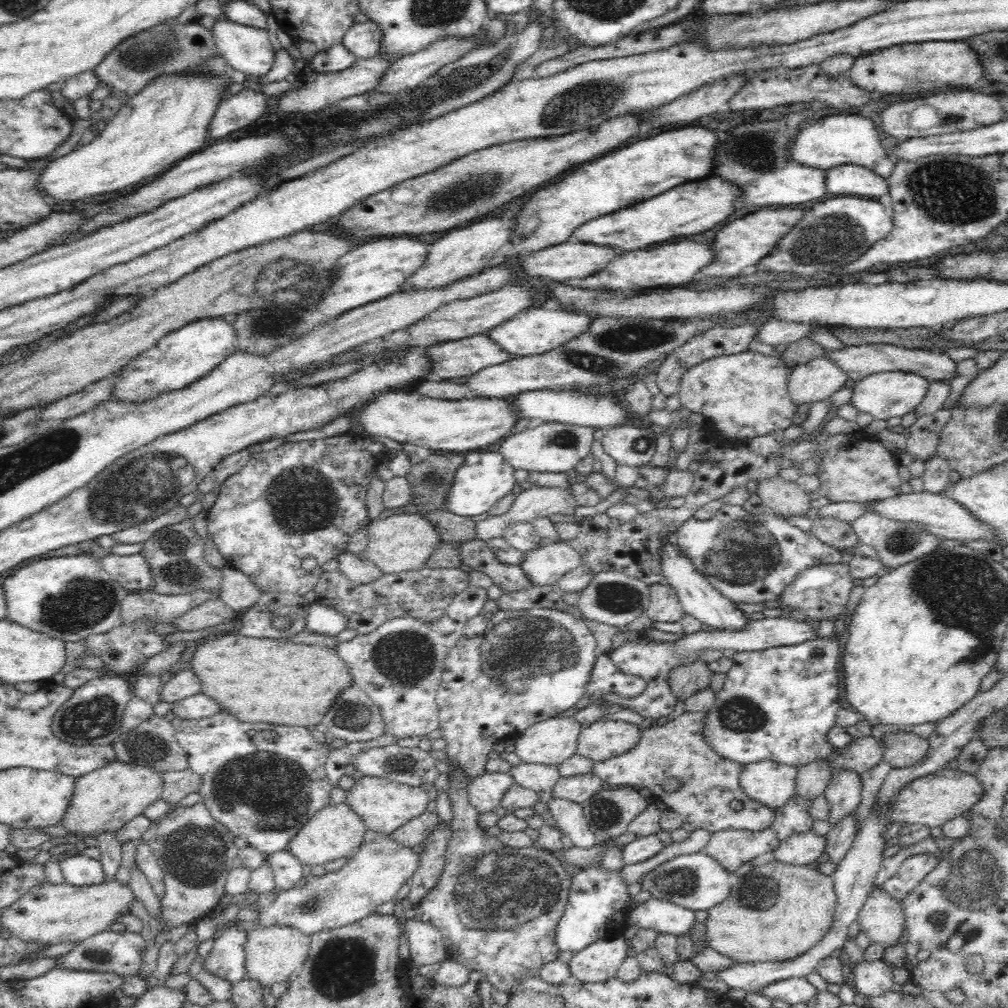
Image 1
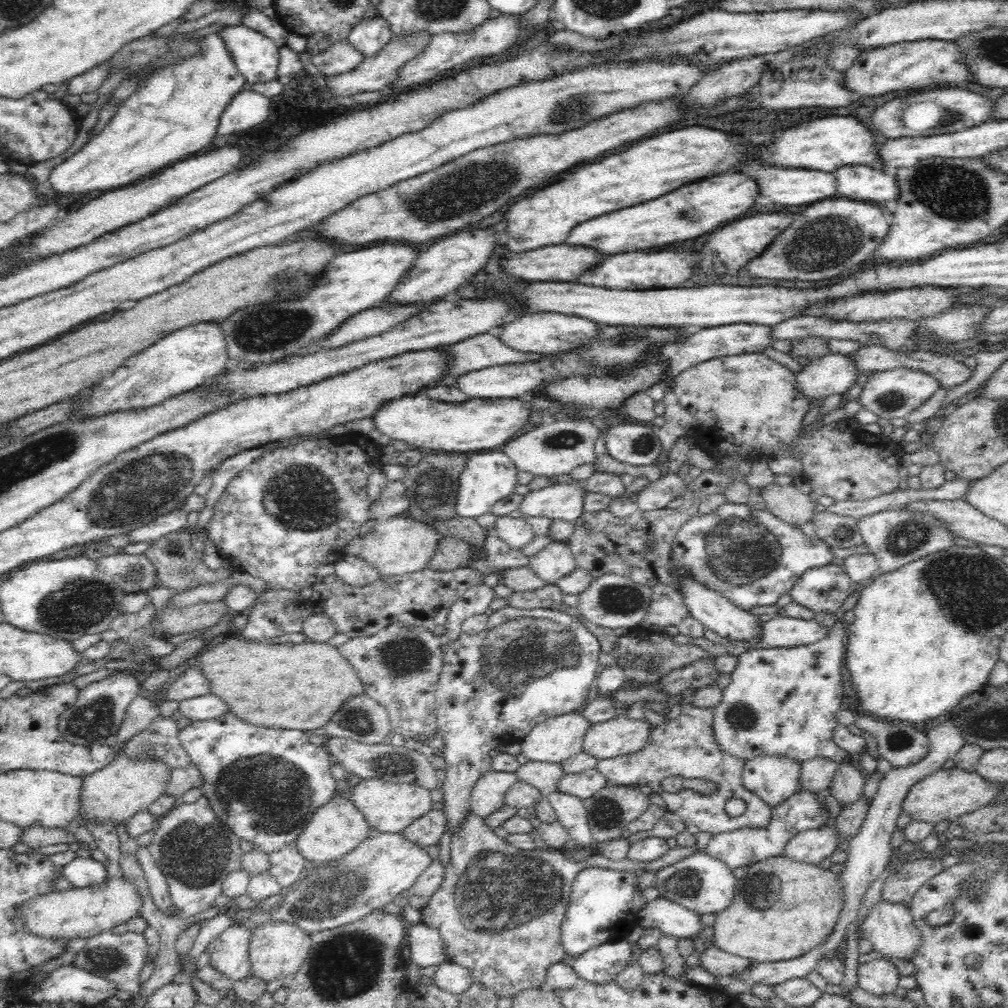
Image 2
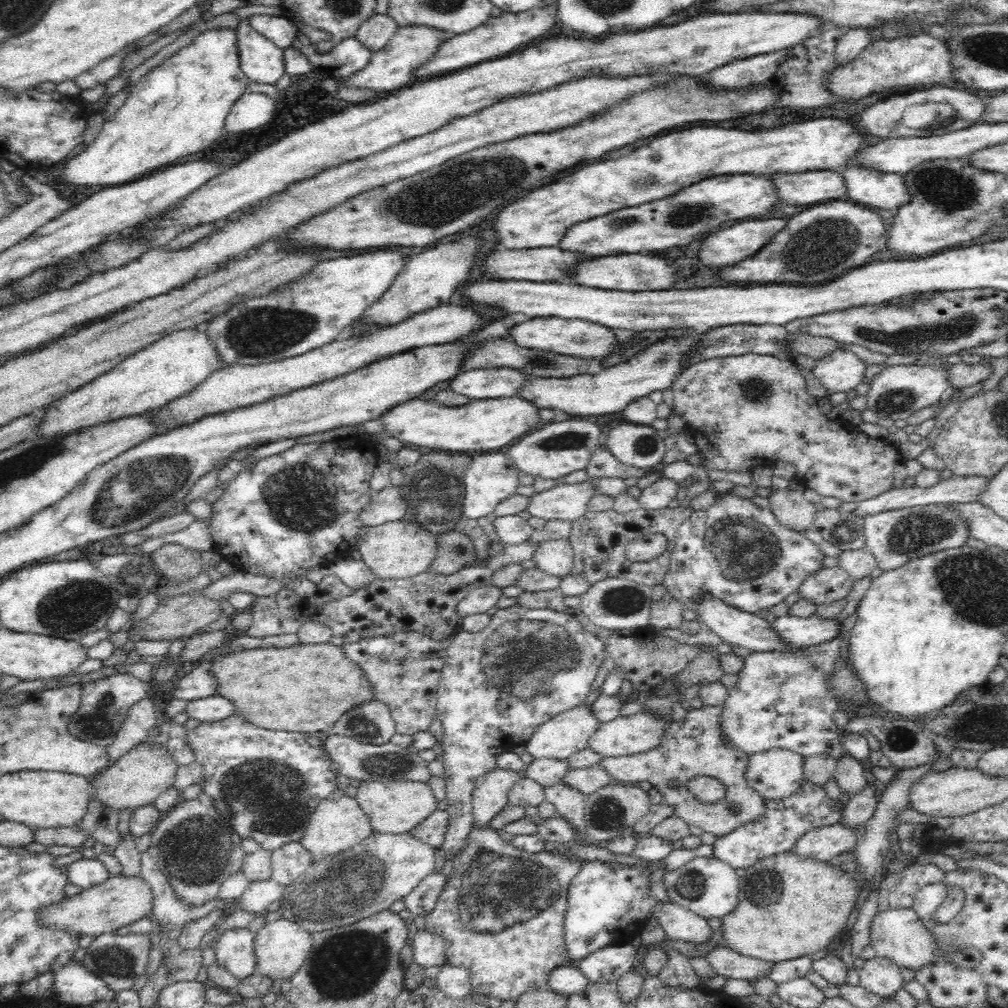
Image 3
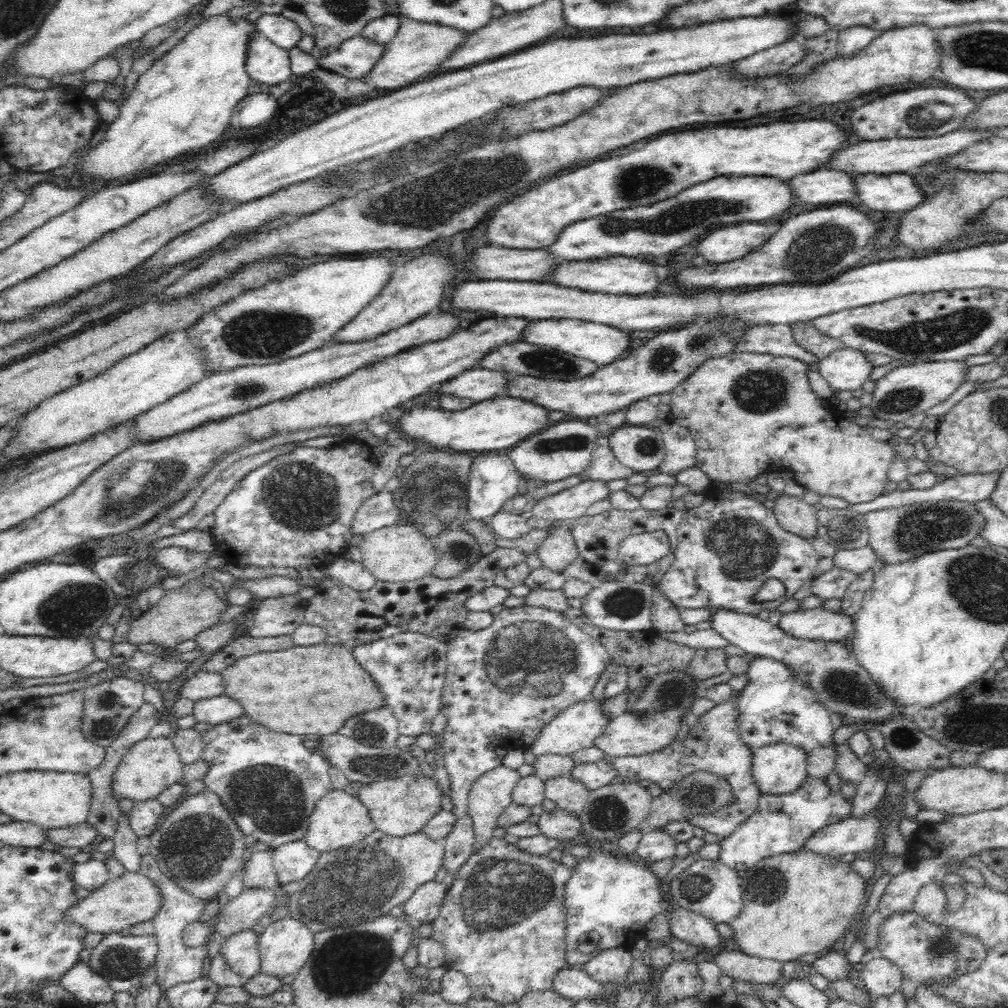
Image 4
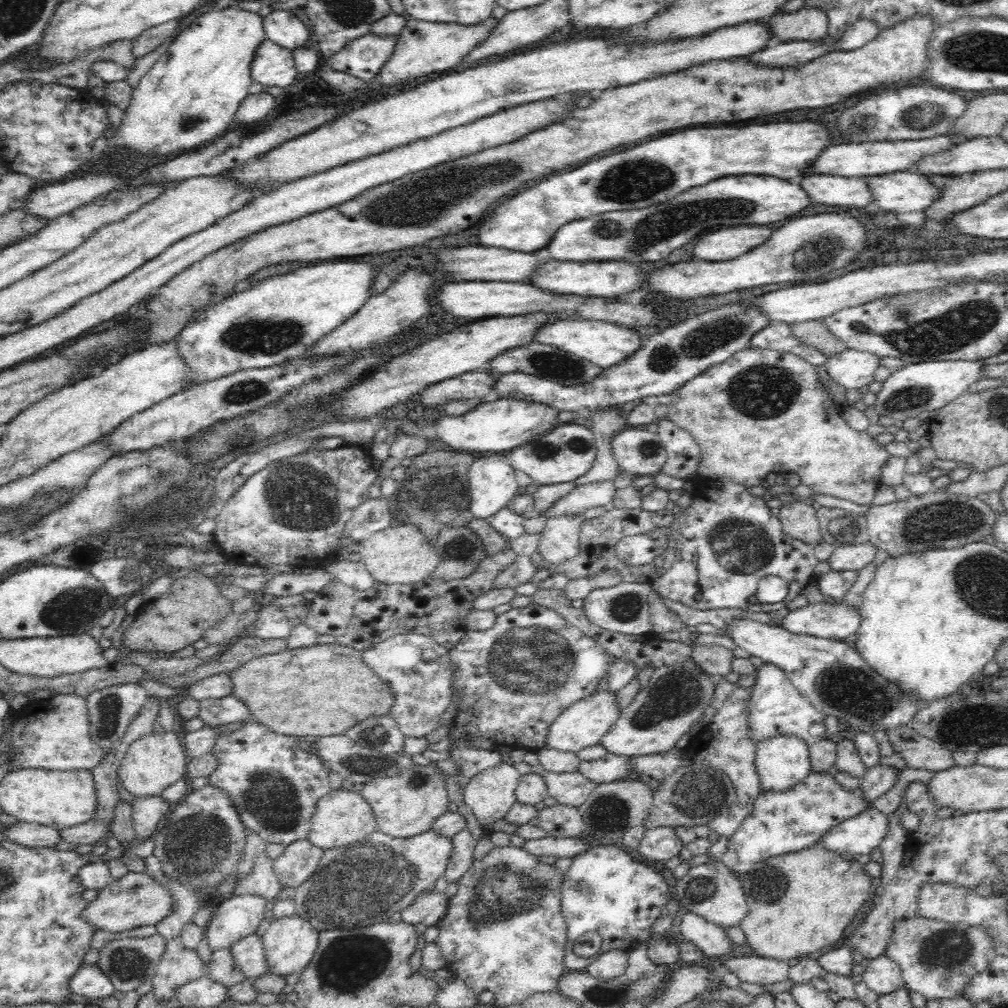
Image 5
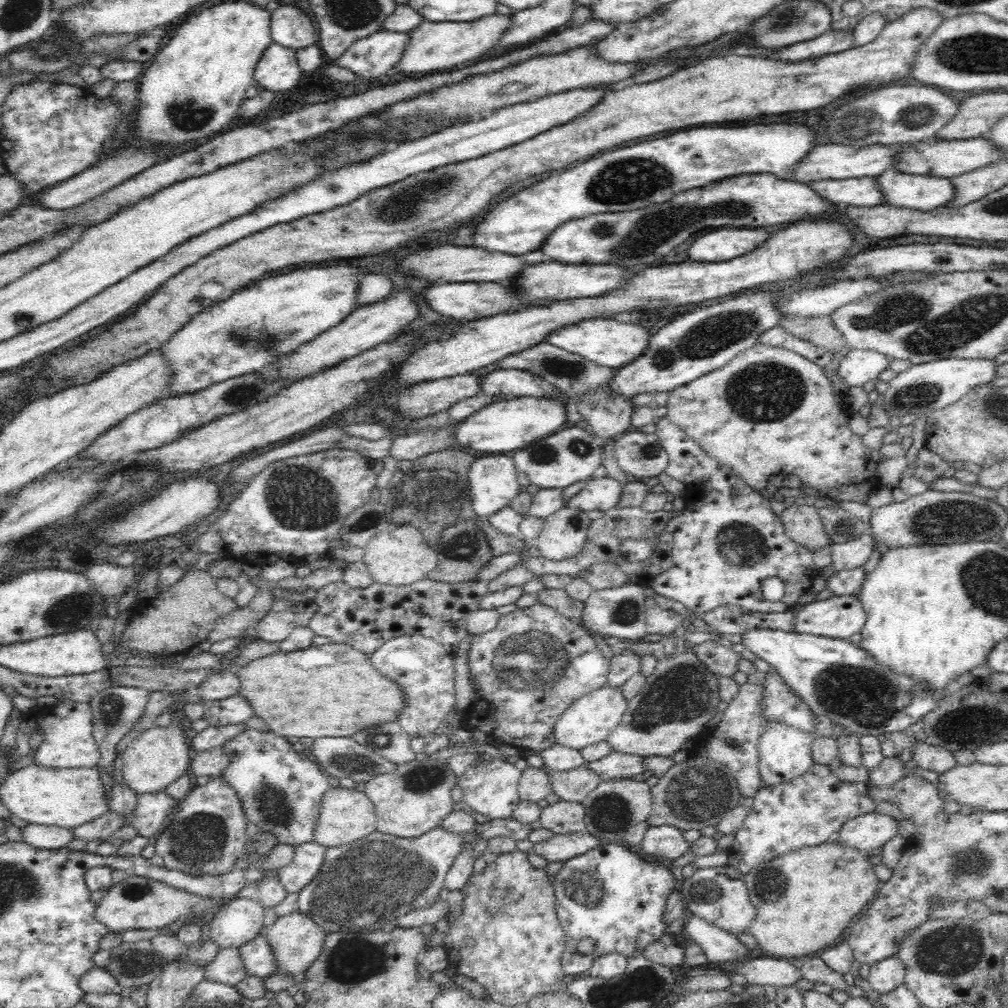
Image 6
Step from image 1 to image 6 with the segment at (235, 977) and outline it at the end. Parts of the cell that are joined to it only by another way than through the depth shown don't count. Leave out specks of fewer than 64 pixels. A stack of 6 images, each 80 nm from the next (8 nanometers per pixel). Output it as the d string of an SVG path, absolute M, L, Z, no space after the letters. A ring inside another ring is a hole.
M264 933L249 939L237 950L248 976L263 979L275 973L275 959L273 958L271 947L267 944Z

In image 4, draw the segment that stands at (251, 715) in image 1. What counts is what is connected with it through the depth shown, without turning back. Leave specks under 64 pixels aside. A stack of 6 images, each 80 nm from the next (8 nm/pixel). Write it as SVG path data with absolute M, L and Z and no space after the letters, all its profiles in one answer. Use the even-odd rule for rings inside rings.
M326 641L312 646L294 645L286 650L242 656L219 673L224 683L222 694L240 702L240 707L244 708L244 714L252 722L275 732L303 737L308 734L319 734L323 737L337 733L350 716L385 705L382 693L378 691L374 679L354 659L350 648Z

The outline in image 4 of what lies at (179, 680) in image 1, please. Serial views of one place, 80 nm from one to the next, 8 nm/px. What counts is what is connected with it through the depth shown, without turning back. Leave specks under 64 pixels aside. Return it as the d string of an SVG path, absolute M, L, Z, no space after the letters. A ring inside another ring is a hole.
M198 670L178 688L178 694L182 698L188 698L194 702L220 696L224 692L224 683L220 673Z

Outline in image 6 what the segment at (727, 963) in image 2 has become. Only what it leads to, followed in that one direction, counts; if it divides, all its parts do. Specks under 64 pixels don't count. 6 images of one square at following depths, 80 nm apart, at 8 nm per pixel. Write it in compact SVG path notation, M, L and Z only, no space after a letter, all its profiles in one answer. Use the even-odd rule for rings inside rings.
M768 956L754 957L736 962L739 964L736 973L744 976L750 985L780 988L801 980L801 973L789 961Z

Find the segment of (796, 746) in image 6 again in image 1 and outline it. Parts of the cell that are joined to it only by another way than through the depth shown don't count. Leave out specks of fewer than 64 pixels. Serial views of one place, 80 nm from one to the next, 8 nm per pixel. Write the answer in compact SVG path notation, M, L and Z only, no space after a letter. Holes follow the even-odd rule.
M772 760L745 764L739 776L740 789L752 800L774 811L795 794L797 772L798 767Z

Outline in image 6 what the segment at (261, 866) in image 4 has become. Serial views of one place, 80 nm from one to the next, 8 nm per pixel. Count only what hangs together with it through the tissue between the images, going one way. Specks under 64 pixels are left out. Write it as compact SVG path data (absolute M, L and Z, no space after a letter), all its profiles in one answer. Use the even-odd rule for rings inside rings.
M262 876L256 882L248 882L242 890L236 892L235 897L246 897L257 900L262 906L272 908L286 898L287 890L283 884L273 876Z

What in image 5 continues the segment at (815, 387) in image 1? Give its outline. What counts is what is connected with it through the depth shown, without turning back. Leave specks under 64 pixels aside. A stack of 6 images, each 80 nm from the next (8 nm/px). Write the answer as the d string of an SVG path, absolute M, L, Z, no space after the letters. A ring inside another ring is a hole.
M846 349L826 358L824 362L828 377L846 390L859 389L873 380L880 366L879 356L871 352Z

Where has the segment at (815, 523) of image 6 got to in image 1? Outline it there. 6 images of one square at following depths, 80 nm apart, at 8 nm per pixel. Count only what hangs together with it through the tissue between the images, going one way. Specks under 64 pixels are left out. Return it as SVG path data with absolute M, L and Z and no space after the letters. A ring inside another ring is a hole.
M780 476L757 482L757 495L768 511L782 517L805 516L811 508L810 498L798 484Z

